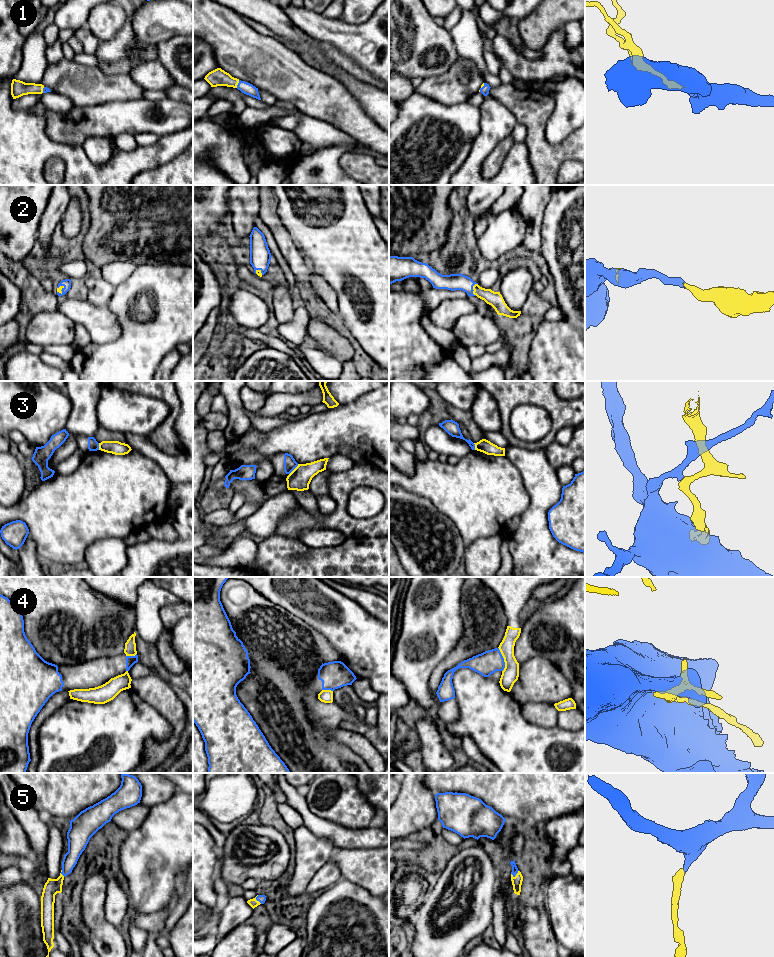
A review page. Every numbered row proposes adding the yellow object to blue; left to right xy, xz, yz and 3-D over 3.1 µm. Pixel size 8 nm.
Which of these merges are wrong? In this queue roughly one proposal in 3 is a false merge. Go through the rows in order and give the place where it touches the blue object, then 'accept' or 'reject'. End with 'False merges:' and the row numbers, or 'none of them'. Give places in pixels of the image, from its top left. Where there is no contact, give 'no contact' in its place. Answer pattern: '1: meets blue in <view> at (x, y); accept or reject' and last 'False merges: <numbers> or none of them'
1: meets blue in xz at (238, 84); accept
2: meets blue in yz at (472, 289); accept
3: meets blue in xz at (294, 468); reject
4: meets blue in yz at (503, 659); reject
5: meets blue in yz at (516, 873); accept
False merges: 3, 4

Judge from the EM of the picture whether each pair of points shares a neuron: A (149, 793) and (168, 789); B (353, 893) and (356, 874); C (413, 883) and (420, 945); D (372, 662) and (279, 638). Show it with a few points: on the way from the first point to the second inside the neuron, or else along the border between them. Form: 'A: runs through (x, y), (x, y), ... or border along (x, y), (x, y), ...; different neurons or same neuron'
A: runs through (154, 791), (156, 789), (163, 789); same neuron
B: border along (342, 878), (365, 888), (375, 897); different neurons
C: border along (424, 895), (421, 903), (416, 908); different neurons
D: border along (324, 635), (339, 654), (341, 660); different neurons

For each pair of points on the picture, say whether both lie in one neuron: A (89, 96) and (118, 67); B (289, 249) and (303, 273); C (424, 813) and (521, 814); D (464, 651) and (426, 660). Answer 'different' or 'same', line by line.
A: different
B: same
C: different
D: different

